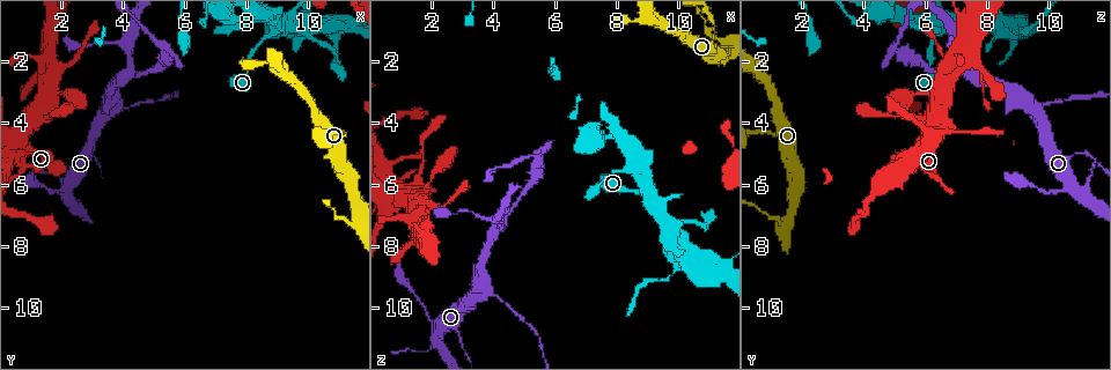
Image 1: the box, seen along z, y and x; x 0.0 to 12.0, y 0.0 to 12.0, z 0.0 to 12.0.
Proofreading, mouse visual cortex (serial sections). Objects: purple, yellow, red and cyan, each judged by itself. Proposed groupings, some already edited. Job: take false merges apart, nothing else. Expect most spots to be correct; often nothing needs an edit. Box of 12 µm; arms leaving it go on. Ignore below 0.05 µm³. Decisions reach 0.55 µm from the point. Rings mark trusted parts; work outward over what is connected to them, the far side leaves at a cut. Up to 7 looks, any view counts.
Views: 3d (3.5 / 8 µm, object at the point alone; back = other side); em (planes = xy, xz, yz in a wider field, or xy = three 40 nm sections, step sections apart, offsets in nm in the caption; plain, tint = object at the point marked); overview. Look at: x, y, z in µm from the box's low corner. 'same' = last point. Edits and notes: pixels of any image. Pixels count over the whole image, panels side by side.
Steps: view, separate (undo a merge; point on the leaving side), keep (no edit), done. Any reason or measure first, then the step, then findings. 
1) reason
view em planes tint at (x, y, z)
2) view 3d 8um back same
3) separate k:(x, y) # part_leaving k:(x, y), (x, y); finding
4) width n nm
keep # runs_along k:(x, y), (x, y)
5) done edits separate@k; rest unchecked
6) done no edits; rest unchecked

arms part here
view 3d 3.5um at (3.6, 3.5, 9.5)

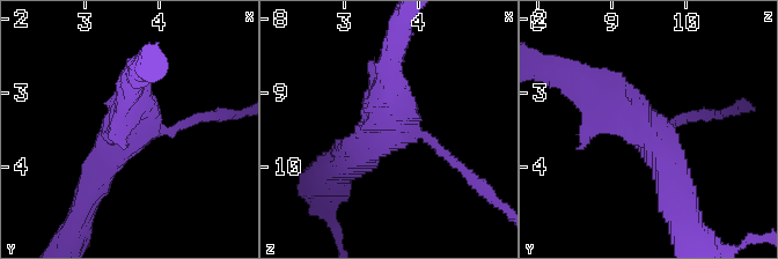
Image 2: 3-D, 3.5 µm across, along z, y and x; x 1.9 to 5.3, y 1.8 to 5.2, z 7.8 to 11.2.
arms 3
keep # runs_along 2:(683, 192), (648, 131), (592, 84); all the same cell

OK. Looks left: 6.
thin neck
view 3d 3.5um at (9.7, 1.2, 9.0)

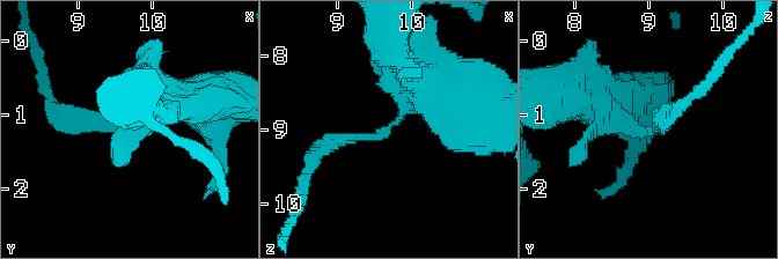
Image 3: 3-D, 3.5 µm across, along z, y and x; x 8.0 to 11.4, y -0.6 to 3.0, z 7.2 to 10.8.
view em xy step 5 tint at (9.65, 1.20, 9.00)

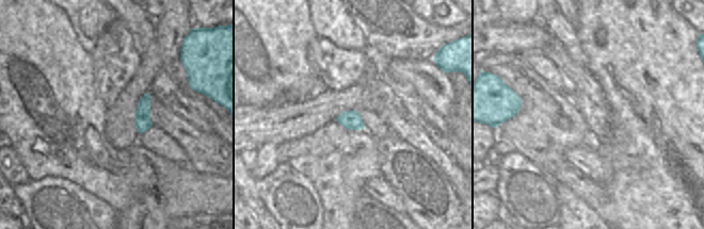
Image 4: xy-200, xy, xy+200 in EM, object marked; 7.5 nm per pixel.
arm_widths 200, 450 nm
separate 3:(92, 127) # part_leaving 3:(116, 127), (63, 120), (45, 91); a second cell is stuck on

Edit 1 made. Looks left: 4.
two arms in line, one across
view 3d 3.5um at (1.4, 3.8, 6.3)

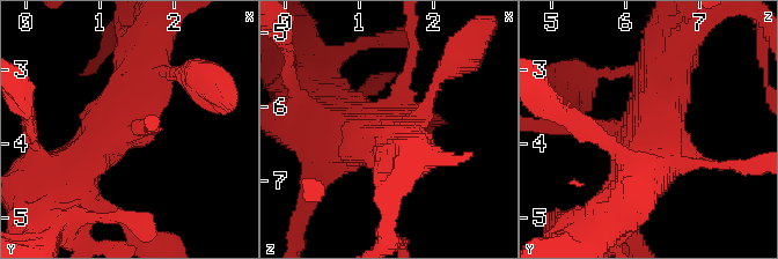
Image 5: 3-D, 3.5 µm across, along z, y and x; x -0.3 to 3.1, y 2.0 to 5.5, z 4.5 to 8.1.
arms 3; arm_widths 200, 600, 600 nm
view em xy step 2 tint same

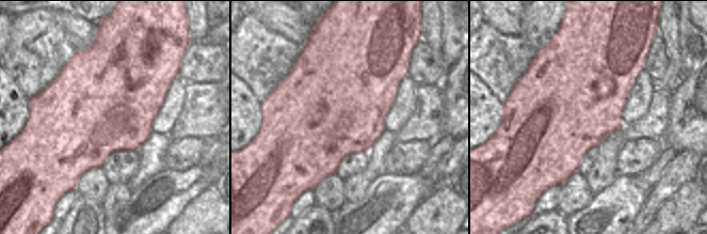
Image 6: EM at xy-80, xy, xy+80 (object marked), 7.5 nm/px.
width 800 nm
keep # runs_along 5:(73, 184), (145, 59); all the same cell

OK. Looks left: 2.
done edits separate@3; rest unchecked

